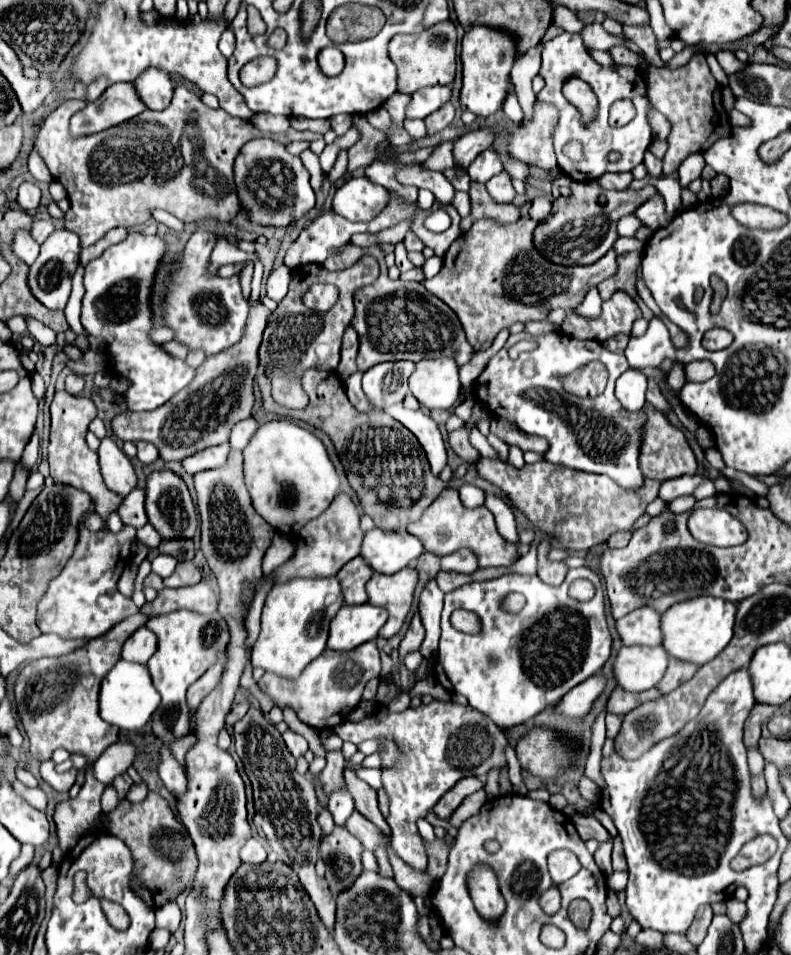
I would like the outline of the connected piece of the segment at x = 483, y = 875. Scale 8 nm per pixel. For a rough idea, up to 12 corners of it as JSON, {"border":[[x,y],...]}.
{"border":[[488,865],[468,873],[478,913],[496,921],[506,903]]}

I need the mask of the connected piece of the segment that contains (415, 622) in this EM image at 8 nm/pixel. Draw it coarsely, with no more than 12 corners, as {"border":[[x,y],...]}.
{"border":[[418,611],[412,615],[408,633],[400,643],[400,659],[420,649],[424,639]]}

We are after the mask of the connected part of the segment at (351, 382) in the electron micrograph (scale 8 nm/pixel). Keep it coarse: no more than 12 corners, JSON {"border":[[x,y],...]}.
{"border":[[356,371],[344,381],[346,395],[358,411],[370,411]]}

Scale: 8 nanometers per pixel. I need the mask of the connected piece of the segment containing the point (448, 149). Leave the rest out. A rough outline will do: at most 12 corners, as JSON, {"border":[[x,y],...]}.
{"border":[[442,143],[422,163],[432,171],[456,167],[452,157],[454,143]]}

